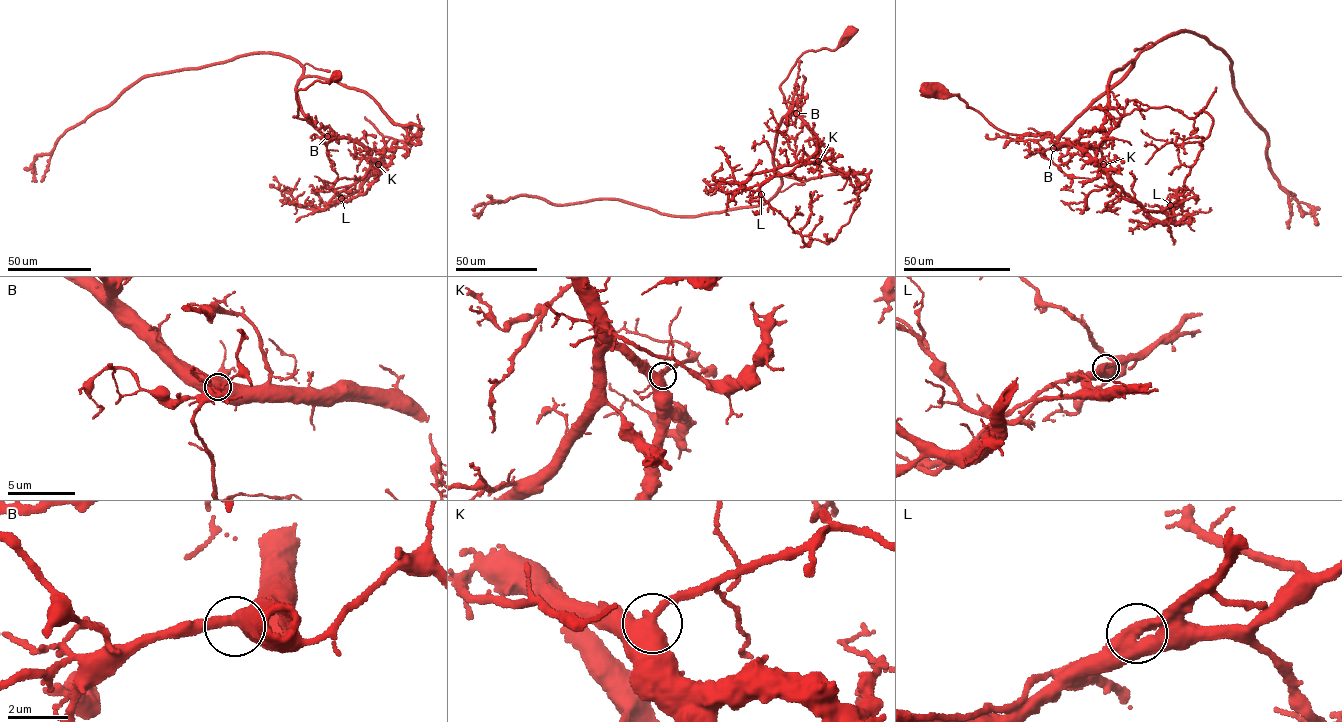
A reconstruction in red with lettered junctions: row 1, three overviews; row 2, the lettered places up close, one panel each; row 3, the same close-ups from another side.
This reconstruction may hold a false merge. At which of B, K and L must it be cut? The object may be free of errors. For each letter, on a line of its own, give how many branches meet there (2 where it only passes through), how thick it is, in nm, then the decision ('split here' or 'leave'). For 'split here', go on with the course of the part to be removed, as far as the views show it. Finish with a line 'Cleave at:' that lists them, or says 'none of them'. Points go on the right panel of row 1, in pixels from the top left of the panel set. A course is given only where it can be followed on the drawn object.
B: 2 branches meet; 550 nm thick; leave
K: 2 branches meet; 550 nm thick; leave
L: 2 branches meet; 600 nm thick; split here; foreign part runs (1170, 205), (1180, 194), (1213, 119), (1202, 110), (1191, 118), (1164, 107), (1135, 109), (1122, 115), (1110, 90)
Cleave at: L

